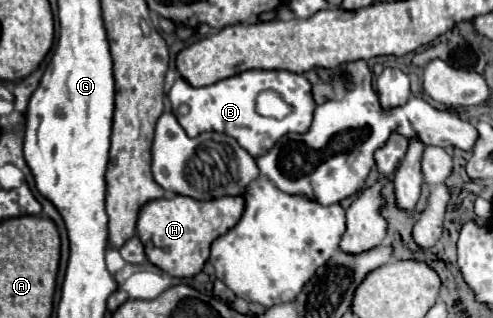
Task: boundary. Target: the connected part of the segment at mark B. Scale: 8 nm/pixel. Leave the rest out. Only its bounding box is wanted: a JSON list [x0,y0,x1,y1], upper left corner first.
[169,69,317,159]

